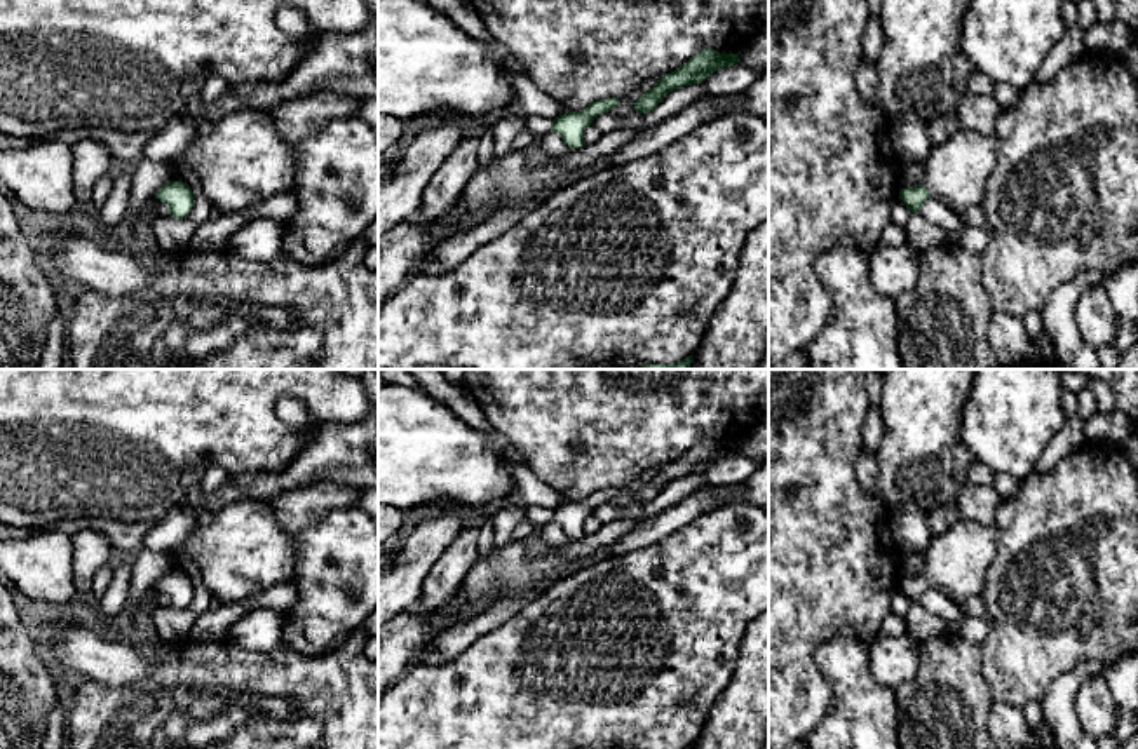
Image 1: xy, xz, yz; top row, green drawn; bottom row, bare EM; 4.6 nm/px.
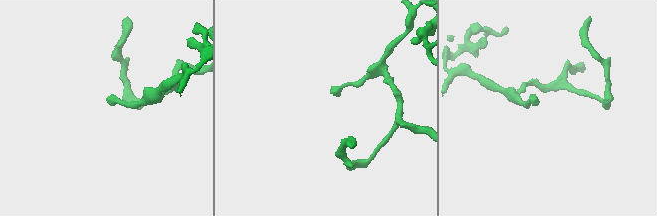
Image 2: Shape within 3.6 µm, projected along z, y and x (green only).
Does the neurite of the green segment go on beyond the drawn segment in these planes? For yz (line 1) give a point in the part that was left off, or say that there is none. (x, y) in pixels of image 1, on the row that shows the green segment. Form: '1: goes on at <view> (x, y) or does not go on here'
1: does not go on here

